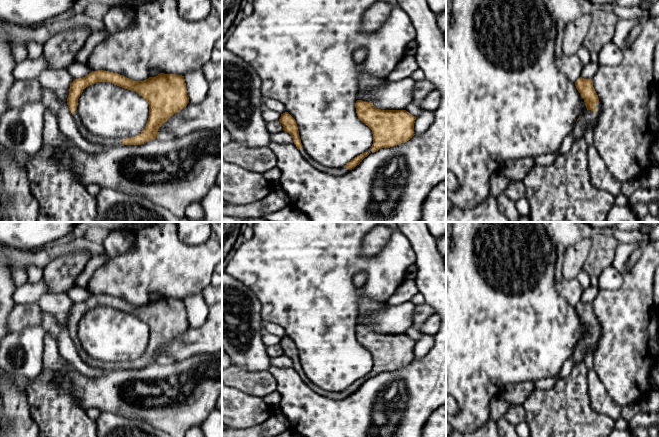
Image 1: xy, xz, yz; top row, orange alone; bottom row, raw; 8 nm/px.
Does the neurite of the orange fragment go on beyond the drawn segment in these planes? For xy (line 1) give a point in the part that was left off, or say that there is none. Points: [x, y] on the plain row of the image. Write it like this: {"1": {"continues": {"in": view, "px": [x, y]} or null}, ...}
{"1": {"continues": {"in": "xy", "px": [86, 358]}}}

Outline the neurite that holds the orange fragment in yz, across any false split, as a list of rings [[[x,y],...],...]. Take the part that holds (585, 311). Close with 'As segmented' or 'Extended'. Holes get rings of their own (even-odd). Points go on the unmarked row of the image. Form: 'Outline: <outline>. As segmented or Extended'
Outline: [[[580,301],[575,310],[584,323],[587,335],[583,337],[577,343],[577,346],[572,355],[574,364],[584,361],[586,353],[591,350],[595,352],[597,350],[599,341],[601,339],[601,327],[599,326],[598,319],[593,311],[592,303],[584,303]]]. Extended

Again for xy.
Outline: [[[92,295],[85,301],[73,304],[67,322],[68,334],[74,342],[78,355],[88,365],[91,365],[95,359],[82,347],[77,335],[78,323],[86,311],[97,306],[110,306],[136,315],[149,328],[149,342],[145,352],[139,359],[122,364],[123,369],[141,369],[158,362],[158,353],[189,327],[186,307],[182,299],[160,297],[144,305],[135,305],[118,297]]]. Extended

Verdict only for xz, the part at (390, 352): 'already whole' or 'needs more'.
needs more

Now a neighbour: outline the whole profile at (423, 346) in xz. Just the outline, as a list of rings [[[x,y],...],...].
[[[423,334],[422,338],[416,341],[414,347],[414,358],[420,360],[427,355],[427,353],[434,346],[434,336]]]

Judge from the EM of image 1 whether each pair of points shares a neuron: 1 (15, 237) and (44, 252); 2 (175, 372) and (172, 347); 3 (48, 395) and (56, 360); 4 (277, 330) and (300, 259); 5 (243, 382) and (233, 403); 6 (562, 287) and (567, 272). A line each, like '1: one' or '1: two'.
1: two
2: two
3: two
4: two
5: two
6: two

